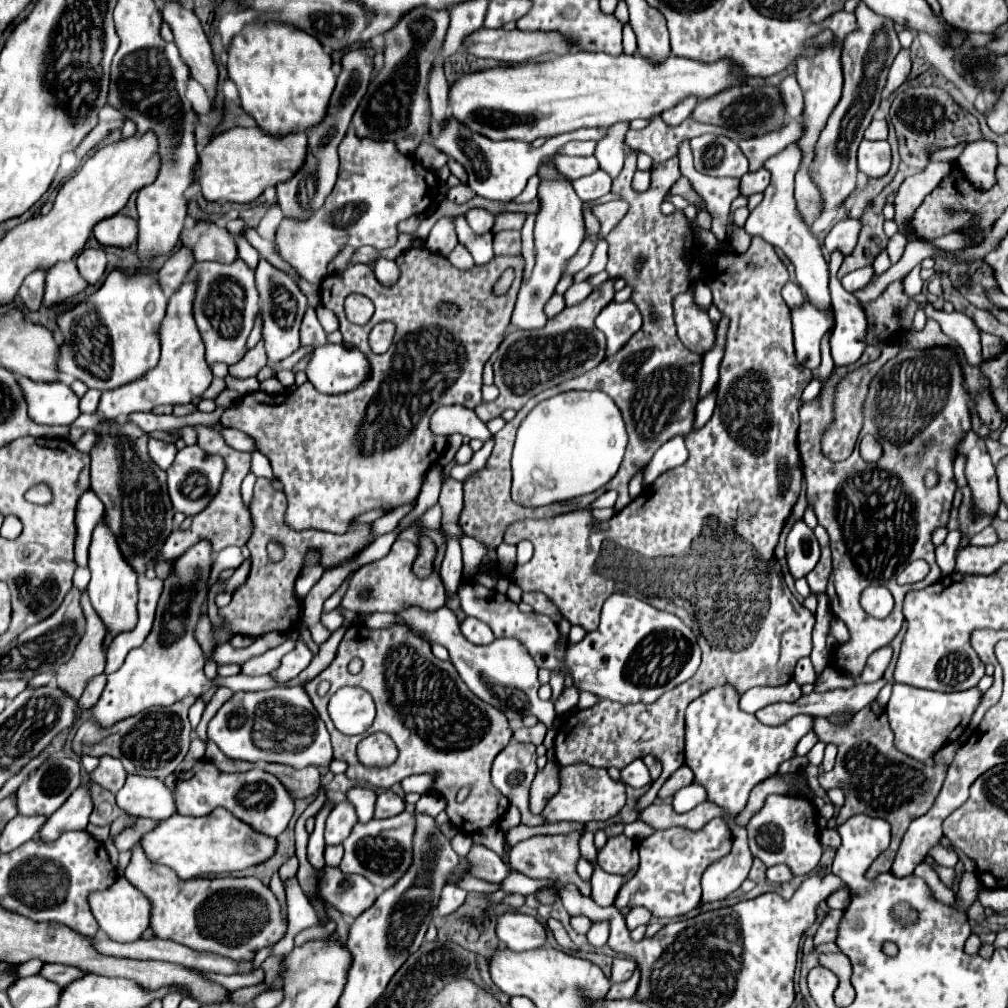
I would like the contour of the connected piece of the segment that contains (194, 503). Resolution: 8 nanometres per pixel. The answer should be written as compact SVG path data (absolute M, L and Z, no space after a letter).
M198 445L184 447L178 451L172 467L168 469L168 493L176 511L192 517L198 515L212 501L214 493L218 493L218 485L224 473L224 461L218 455L208 455Z

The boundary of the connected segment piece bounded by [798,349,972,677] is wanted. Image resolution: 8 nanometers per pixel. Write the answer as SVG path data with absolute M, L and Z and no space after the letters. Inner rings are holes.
M926 349L926 351L900 351L894 359L886 361L884 367L878 371L874 381L870 381L870 393L866 395L864 401L864 425L860 431L860 437L864 435L874 435L878 443L884 447L884 455L876 463L866 463L860 457L858 447L854 453L840 463L834 463L826 459L820 451L820 431L826 427L826 421L830 421L830 409L824 409L824 401L830 401L832 395L832 385L834 385L834 375L830 377L822 397L818 395L816 399L804 403L800 407L800 431L798 431L798 447L800 447L800 457L804 465L804 479L808 483L806 499L814 507L818 525L822 525L828 535L830 535L830 549L832 549L832 561L834 569L830 575L830 583L834 585L836 591L836 609L834 615L842 619L850 631L850 641L840 645L836 649L836 661L838 667L852 673L858 677L866 665L866 659L880 647L888 645L896 633L902 627L904 615L902 615L902 601L904 595L910 589L922 589L938 581L940 569L934 561L934 543L932 543L932 533L938 527L946 527L950 509L952 509L952 497L956 491L956 479L954 479L954 445L970 431L970 393L966 393L962 385L962 373L960 373L960 363L954 357L950 349ZM928 469L936 469L940 475L940 481L934 489L926 489L924 485L924 473ZM924 557L930 565L930 573L920 585L908 585L900 587L896 583L896 575L904 569L908 559L920 559ZM880 581L880 585L888 587L892 597L894 597L894 611L884 617L876 619L870 617L862 607L860 607L860 593L872 583Z

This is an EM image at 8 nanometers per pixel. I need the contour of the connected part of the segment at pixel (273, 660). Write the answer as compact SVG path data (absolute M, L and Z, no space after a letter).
M286 639L280 647L270 649L264 655L250 657L248 661L244 661L240 665L240 673L244 673L244 675L268 675L270 671L274 671L278 667L282 655L286 651L292 651L294 649L294 645L296 645L296 639Z

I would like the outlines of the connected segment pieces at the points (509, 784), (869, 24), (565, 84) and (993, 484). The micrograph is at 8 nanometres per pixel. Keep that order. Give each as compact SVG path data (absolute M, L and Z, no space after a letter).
M510 743L492 763L492 783L511 804L520 809L521 823L528 826L542 825L542 815L532 815L528 809L528 791L536 775L536 747L524 743Z
M860 1L856 7L858 31L850 33L842 43L842 67L844 67L844 91L840 103L834 107L820 139L814 147L814 161L810 163L810 177L816 183L822 197L822 211L840 205L856 185L856 151L864 139L864 131L872 121L872 115L880 107L880 93L884 89L888 69L902 49L898 35L894 31L894 21L876 15L872 9Z
M570 51L550 61L528 61L462 75L450 85L448 101L452 117L474 133L492 141L520 139L532 143L538 137L554 137L580 127L610 127L618 121L652 119L688 95L706 99L740 83L742 77L728 61L706 65L670 55L660 65L652 65L638 53L612 57Z
M970 431L958 445L956 445L956 457L966 459L966 479L972 489L976 505L976 515L984 513L996 513L1000 495L998 495L998 481L996 481L996 469L992 465L992 459L988 455L986 443L982 437L978 437L974 431Z

